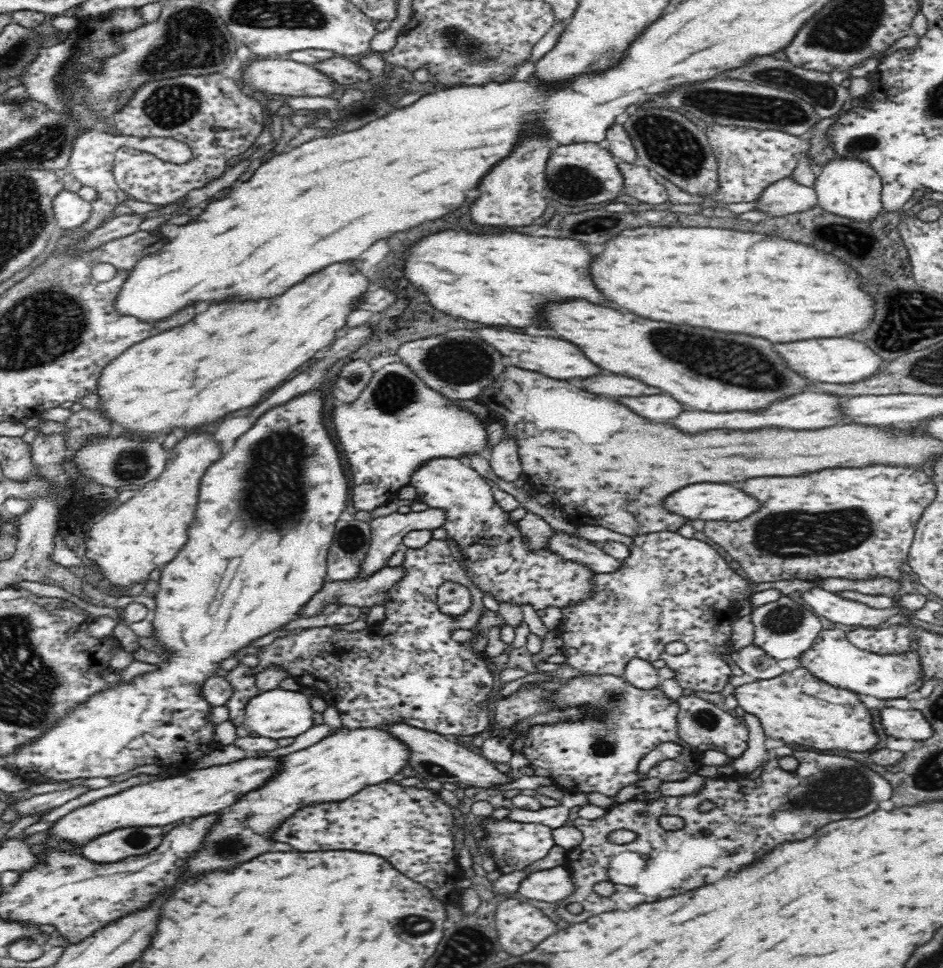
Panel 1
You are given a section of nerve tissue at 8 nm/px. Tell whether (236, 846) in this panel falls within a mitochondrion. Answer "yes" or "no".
yes

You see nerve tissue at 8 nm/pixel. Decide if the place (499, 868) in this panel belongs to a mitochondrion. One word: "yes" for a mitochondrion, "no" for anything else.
no

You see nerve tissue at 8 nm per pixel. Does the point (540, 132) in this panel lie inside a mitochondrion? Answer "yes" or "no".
no

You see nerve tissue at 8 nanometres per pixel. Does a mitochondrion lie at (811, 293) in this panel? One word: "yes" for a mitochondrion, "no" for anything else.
no

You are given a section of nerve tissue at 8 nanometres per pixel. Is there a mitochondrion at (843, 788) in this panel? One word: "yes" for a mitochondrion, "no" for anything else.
yes

